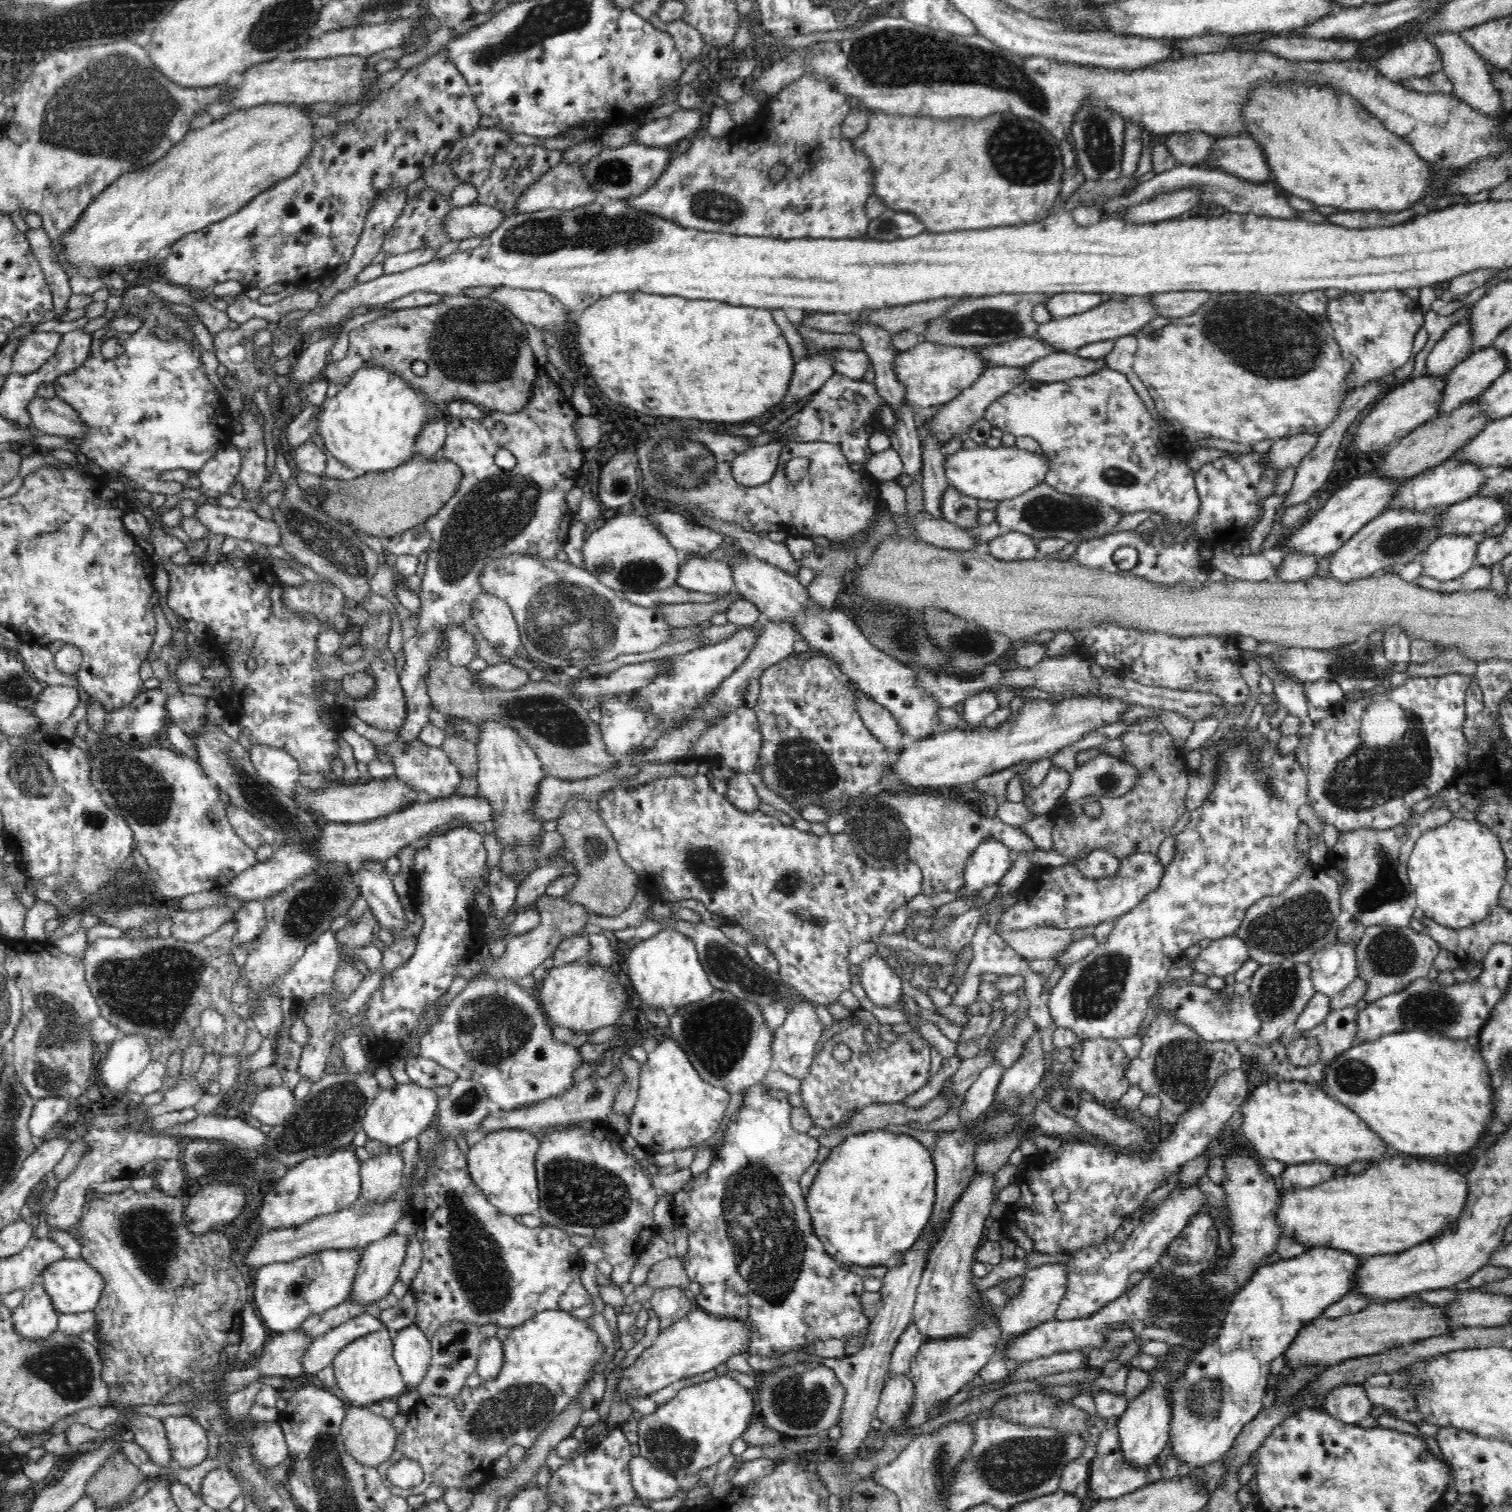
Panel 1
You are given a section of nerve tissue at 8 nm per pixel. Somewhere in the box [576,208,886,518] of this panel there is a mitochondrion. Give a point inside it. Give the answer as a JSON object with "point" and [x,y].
{"point":[682,461]}

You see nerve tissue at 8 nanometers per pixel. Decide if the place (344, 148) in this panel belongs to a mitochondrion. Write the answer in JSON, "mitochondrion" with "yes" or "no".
{"mitochondrion":"no"}

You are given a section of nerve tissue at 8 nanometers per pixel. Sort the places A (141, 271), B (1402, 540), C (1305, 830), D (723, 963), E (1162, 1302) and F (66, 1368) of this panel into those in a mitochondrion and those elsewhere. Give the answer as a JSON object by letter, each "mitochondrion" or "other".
{"A":"other","B":"mitochondrion","C":"other","D":"mitochondrion","E":"mitochondrion","F":"mitochondrion"}

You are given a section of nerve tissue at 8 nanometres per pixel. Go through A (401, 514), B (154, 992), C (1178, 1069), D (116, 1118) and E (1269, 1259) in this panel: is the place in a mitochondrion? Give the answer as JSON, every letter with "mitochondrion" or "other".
{"A":"other","B":"mitochondrion","C":"mitochondrion","D":"other","E":"other"}

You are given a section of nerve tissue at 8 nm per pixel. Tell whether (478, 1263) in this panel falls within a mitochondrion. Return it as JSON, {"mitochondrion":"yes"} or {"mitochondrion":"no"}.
{"mitochondrion":"yes"}

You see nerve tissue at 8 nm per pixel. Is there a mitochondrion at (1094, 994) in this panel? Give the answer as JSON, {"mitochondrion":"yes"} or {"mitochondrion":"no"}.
{"mitochondrion":"yes"}

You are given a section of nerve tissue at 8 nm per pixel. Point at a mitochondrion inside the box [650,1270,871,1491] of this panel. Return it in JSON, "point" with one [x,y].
{"point":[800,1404]}

